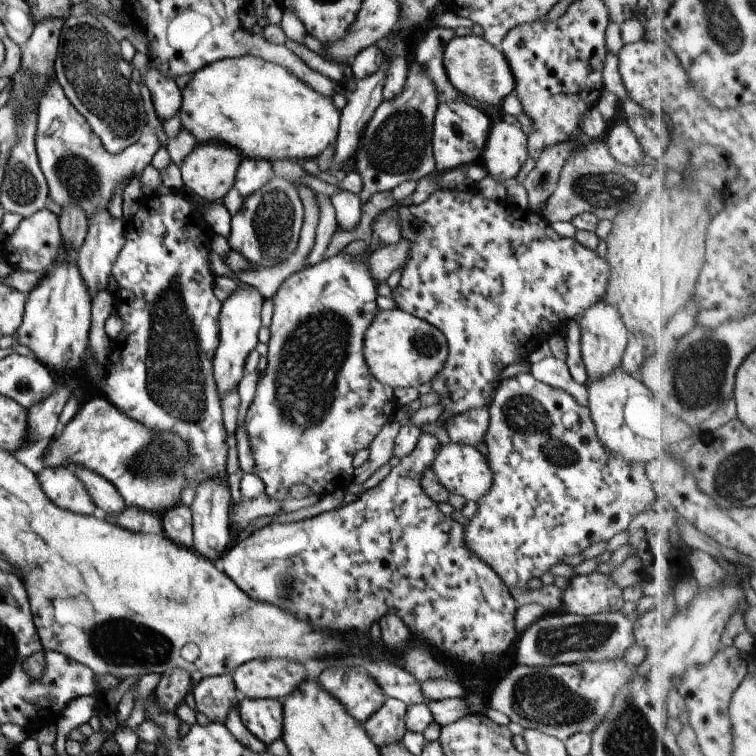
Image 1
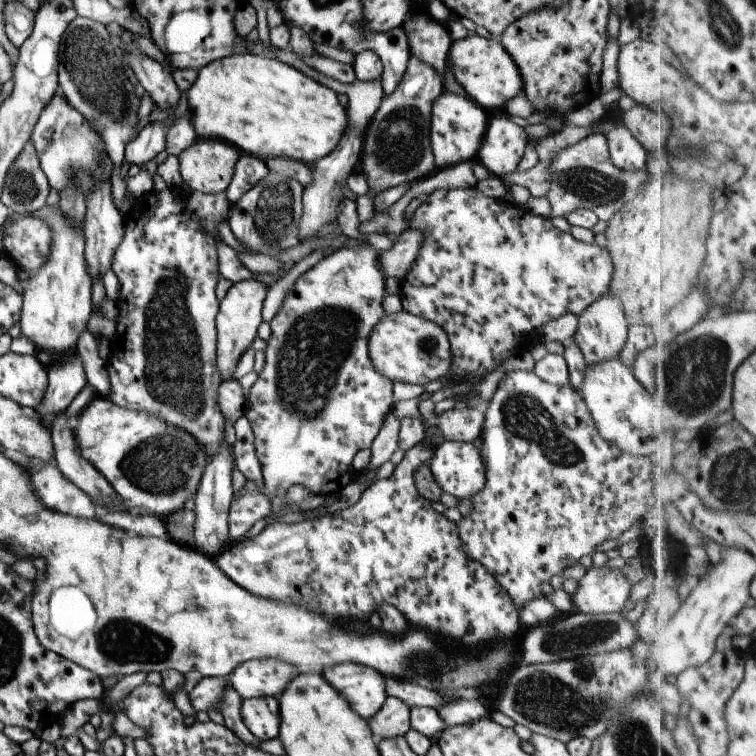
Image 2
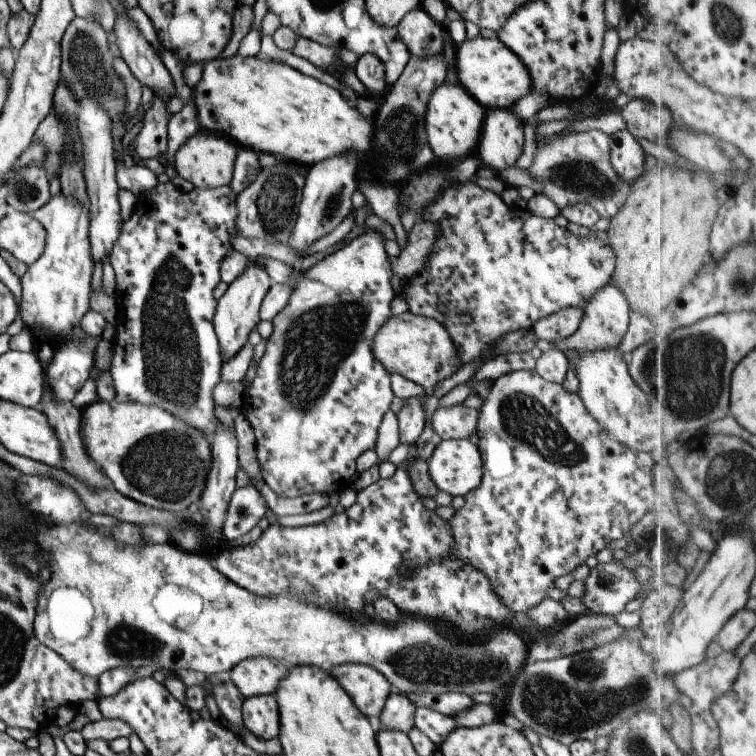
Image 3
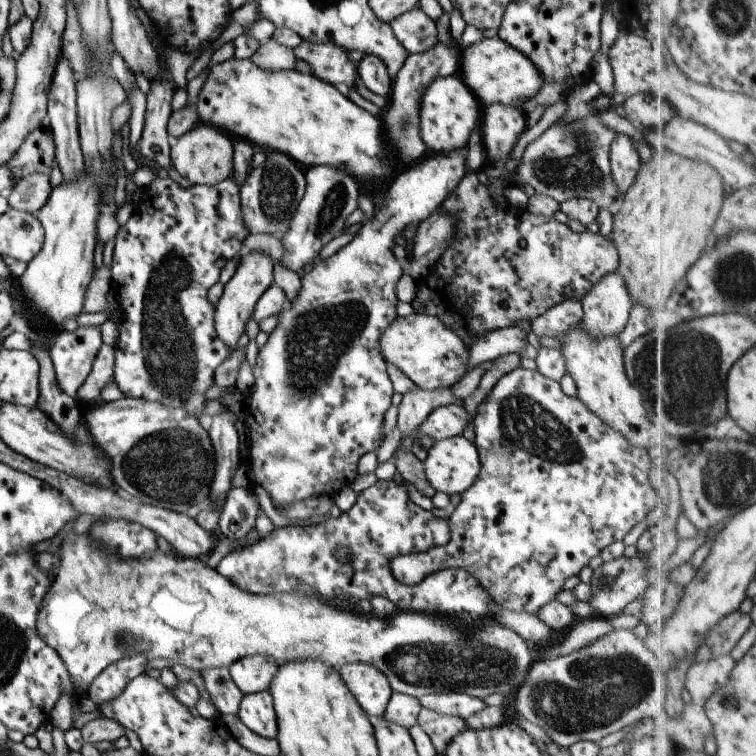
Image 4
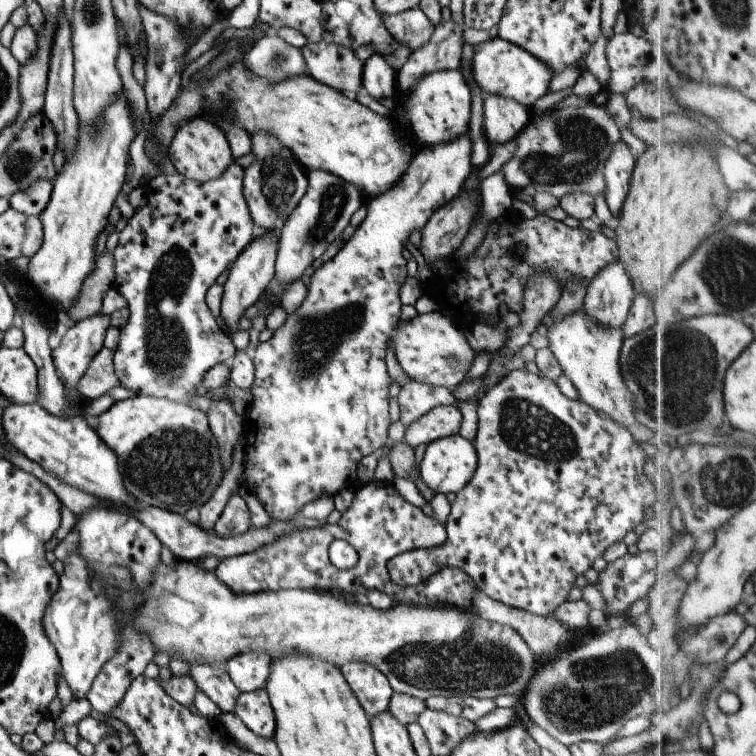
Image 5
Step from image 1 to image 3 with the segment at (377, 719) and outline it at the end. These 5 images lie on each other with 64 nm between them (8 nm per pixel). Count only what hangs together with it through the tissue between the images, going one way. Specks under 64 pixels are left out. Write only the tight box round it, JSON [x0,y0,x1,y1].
[378,692,415,733]

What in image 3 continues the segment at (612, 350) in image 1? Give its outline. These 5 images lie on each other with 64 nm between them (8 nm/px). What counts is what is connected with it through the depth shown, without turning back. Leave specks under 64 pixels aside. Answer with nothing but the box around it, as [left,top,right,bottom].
[551,280,629,352]

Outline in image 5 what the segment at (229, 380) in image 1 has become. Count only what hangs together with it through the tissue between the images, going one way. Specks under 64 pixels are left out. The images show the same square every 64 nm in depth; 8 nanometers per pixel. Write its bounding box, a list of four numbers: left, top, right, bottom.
[219,230,279,330]

